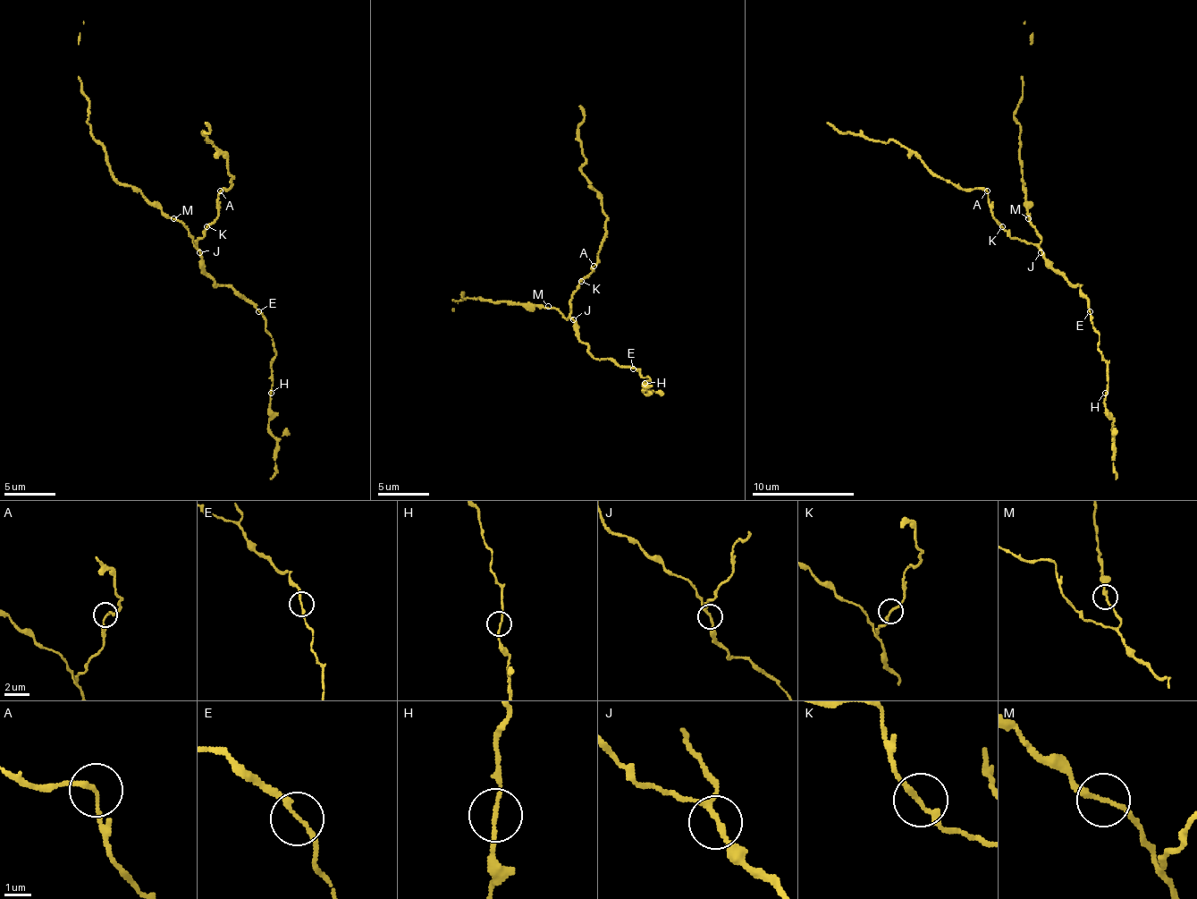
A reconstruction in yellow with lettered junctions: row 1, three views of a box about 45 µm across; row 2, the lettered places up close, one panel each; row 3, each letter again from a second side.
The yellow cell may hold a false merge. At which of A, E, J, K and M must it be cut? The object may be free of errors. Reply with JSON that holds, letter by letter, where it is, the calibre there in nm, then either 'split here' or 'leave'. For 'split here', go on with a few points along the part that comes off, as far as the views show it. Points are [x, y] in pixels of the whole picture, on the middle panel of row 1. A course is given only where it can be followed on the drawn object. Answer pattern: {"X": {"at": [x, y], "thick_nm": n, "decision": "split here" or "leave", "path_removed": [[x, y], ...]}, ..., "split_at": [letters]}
{"A": {"at": [594, 266], "thick_nm": 160, "decision": "leave"}, "E": {"at": [633, 368], "thick_nm": 170, "decision": "split here", "path_removed": [[632, 368], [640, 370], [644, 378], [650, 378], [642, 391], [650, 391], [644, 394]]}, "J": {"at": [573, 319], "thick_nm": 160, "decision": "leave"}, "K": {"at": [581, 281], "thick_nm": 170, "decision": "leave"}, "M": {"at": [548, 306], "thick_nm": 190, "decision": "leave"}, "split_at": ["E"]}

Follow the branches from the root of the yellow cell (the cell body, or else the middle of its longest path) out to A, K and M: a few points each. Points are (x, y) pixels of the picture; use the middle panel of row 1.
A: (573, 322), (570, 293), (594, 266)
K: (573, 322), (570, 293), (581, 281)
M: (573, 322), (548, 306)

